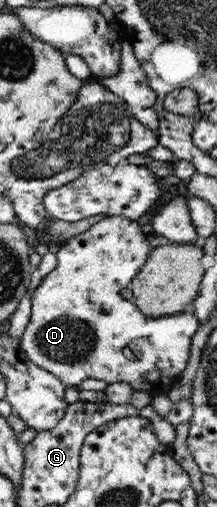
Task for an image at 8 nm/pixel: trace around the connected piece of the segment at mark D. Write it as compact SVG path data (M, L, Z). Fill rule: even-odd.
M121 215L105 216L100 221L97 221L89 231L64 240L56 253L57 264L54 271L51 271L36 288L36 291L30 295L30 300L33 303L31 316L22 337L19 339L21 350L26 354L26 357L38 367L49 371L52 375L57 376L58 379L63 380L68 386L78 388L85 379L103 379L109 385L116 382L129 383L134 391L147 391L152 396L167 394L178 383L180 374L185 371L185 367L189 363L193 335L197 333L197 329L201 326L201 323L192 309L187 309L181 314L153 318L152 316L144 315L134 301L122 298L120 291L140 273L142 266L147 262L149 253L150 245L146 241L146 237L144 237L138 221L128 221L128 219Z

